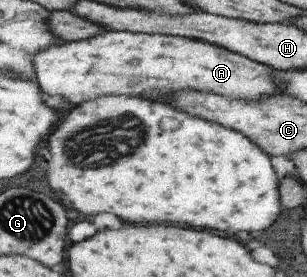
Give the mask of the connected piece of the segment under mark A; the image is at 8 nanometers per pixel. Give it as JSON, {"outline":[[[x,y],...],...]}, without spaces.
{"outline":[[[105,31],[98,36],[81,41],[56,43],[49,49],[41,50],[35,60],[37,60],[39,84],[43,86],[43,90],[45,92],[49,90],[51,96],[55,94],[65,96],[73,104],[81,104],[91,98],[103,96],[137,97],[139,94],[153,90],[196,90],[218,94],[225,98],[247,100],[247,102],[257,102],[259,98],[269,98],[269,96],[287,96],[283,92],[285,86],[277,86],[277,78],[273,78],[273,72],[277,72],[277,69],[248,60],[212,43],[172,35]]]}

